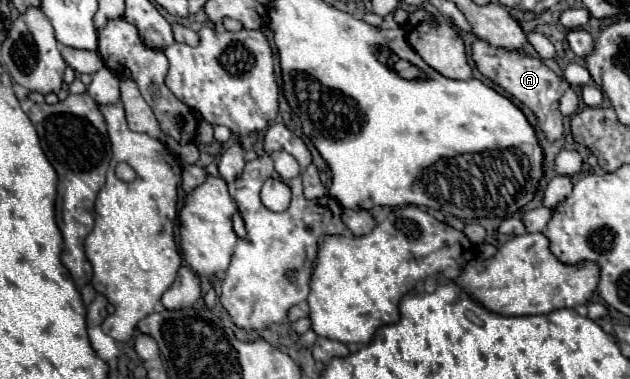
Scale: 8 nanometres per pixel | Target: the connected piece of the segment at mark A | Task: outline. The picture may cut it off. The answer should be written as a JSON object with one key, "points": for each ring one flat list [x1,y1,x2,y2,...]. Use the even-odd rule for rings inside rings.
{"points":[[477,40,473,44,473,60,479,68,479,72,499,84,507,94,515,96,519,102,529,106,533,114,539,118,539,124,547,136,547,140,559,140,563,136,563,116,559,112,559,98,569,88,567,80,557,76,553,70,549,70,539,58,531,58,521,50,507,50,507,48,495,48,487,44,485,40]]}

